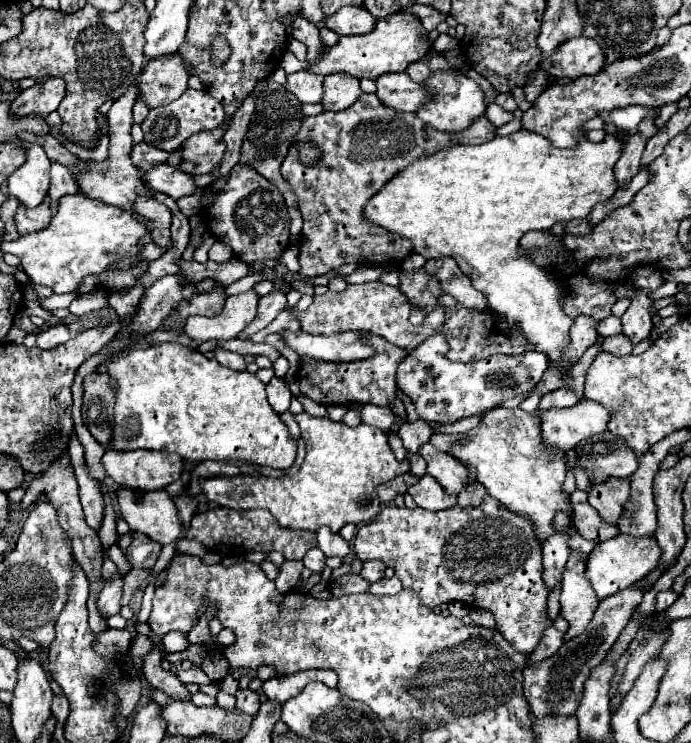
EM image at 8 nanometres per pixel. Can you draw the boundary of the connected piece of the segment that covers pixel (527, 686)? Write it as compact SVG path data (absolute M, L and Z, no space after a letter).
M634 583L632 587L600 601L592 621L588 623L588 627L584 629L582 635L572 637L570 641L562 643L562 647L548 659L544 659L540 663L528 663L524 667L524 697L528 699L530 711L536 717L574 715L576 713L576 707L584 693L584 681L588 679L590 671L598 663L604 661L606 653L616 643L622 629L628 625L634 607L642 601L642 595L644 593L638 589L638 583Z

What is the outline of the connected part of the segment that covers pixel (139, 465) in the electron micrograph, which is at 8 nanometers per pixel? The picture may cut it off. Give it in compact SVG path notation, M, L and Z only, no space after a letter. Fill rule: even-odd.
M106 449L102 457L102 465L106 469L106 475L120 487L128 487L134 491L158 491L170 485L172 481L180 479L180 473L184 469L184 459L180 455L170 455L162 451L146 451L146 449L136 449L136 451L114 451Z

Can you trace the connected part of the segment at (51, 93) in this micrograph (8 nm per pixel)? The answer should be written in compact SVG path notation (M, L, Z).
M52 77L40 85L20 91L20 95L10 103L10 111L18 117L28 117L28 115L46 117L58 109L62 99L64 99L64 81Z

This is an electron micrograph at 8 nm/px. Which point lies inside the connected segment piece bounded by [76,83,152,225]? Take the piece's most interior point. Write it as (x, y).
(115, 181)

